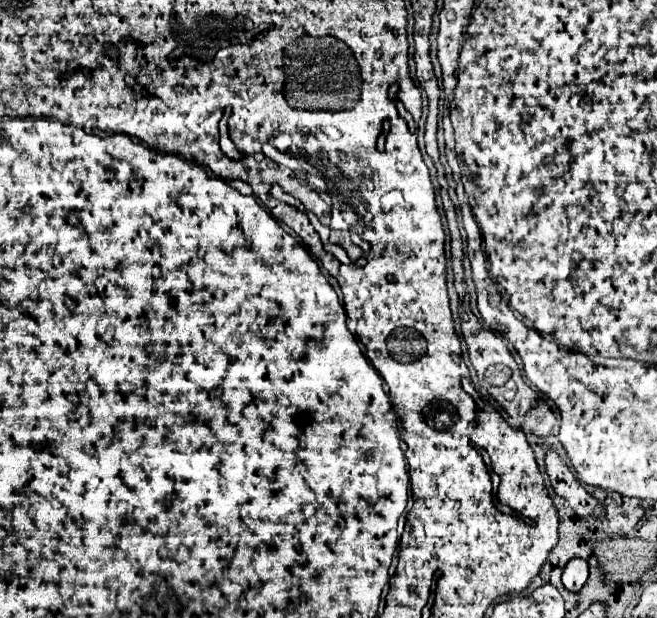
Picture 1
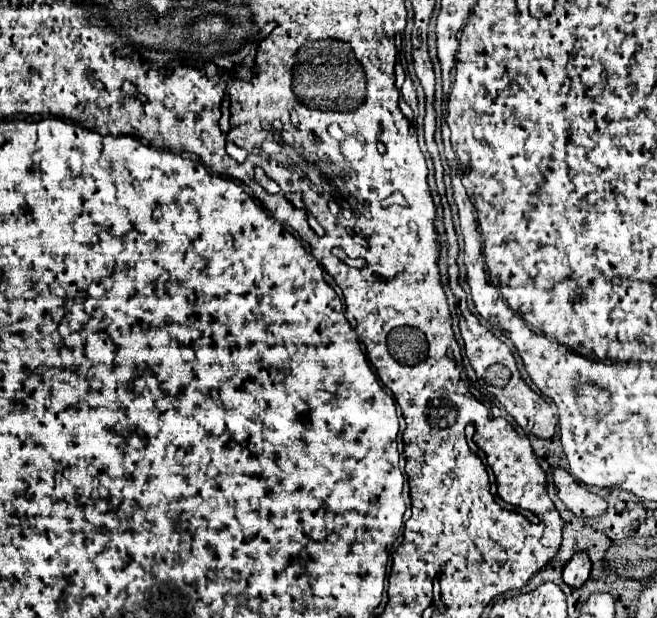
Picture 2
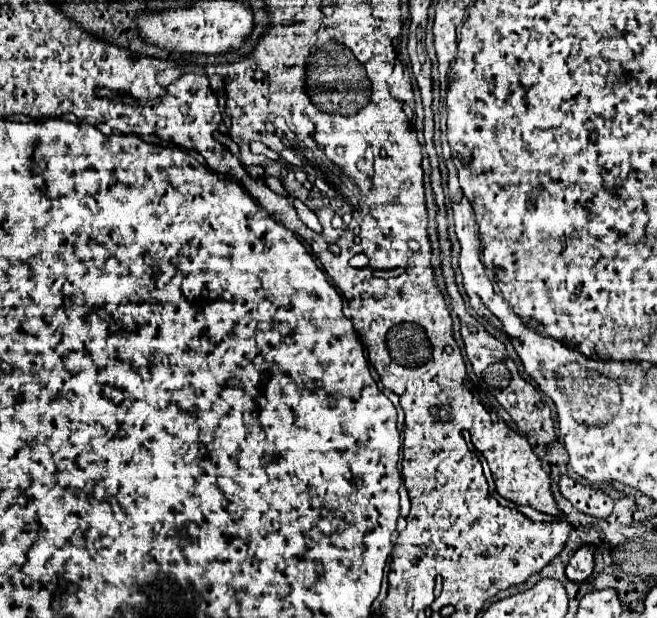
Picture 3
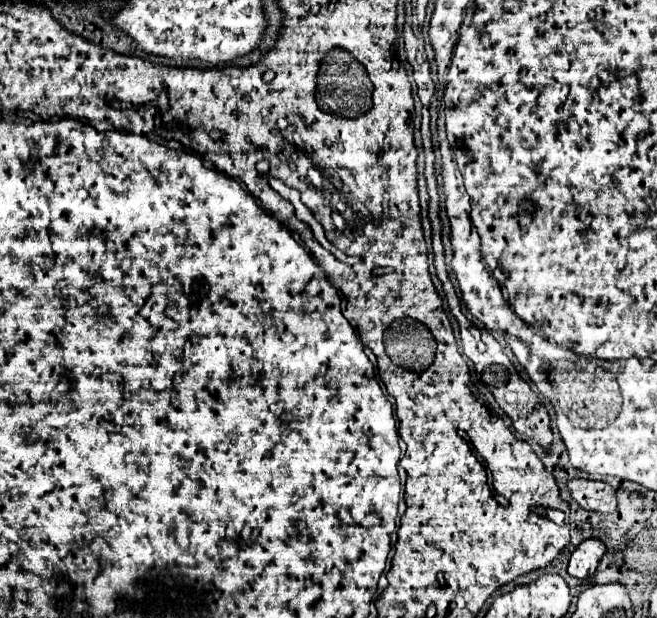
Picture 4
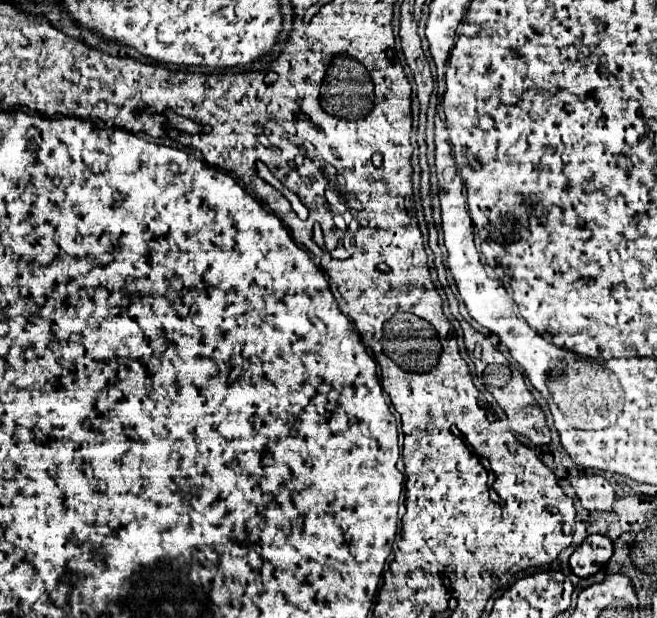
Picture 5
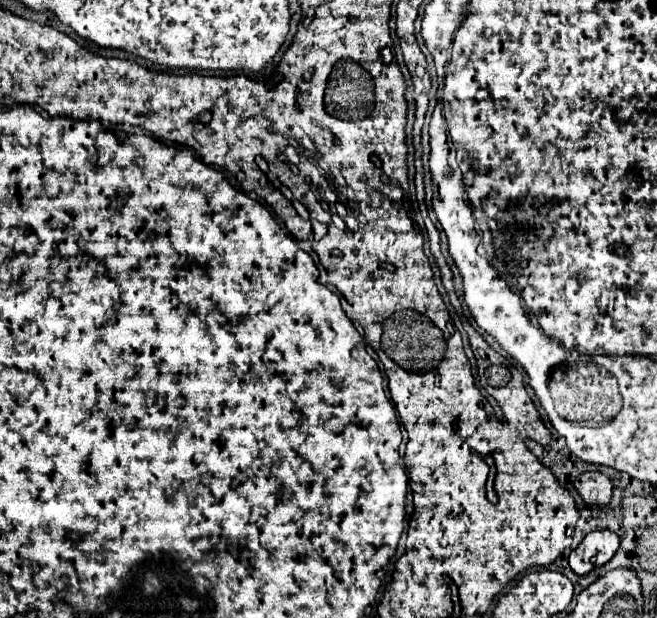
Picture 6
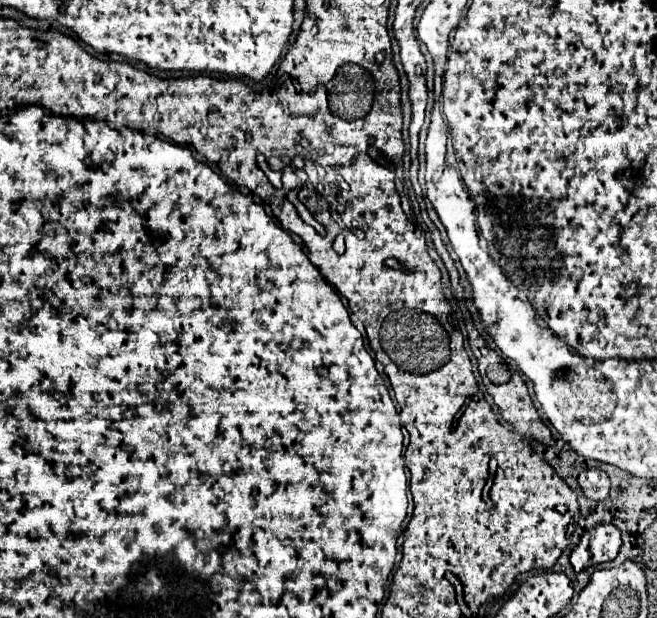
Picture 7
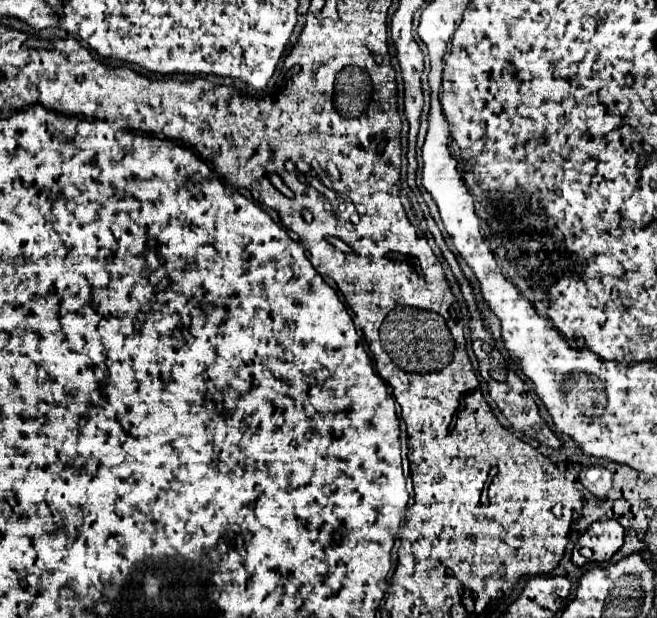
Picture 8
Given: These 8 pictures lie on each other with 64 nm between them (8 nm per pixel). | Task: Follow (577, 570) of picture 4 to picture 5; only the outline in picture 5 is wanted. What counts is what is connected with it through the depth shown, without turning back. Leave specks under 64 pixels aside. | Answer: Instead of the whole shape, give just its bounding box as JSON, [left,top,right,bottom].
[570,534,612,578]

